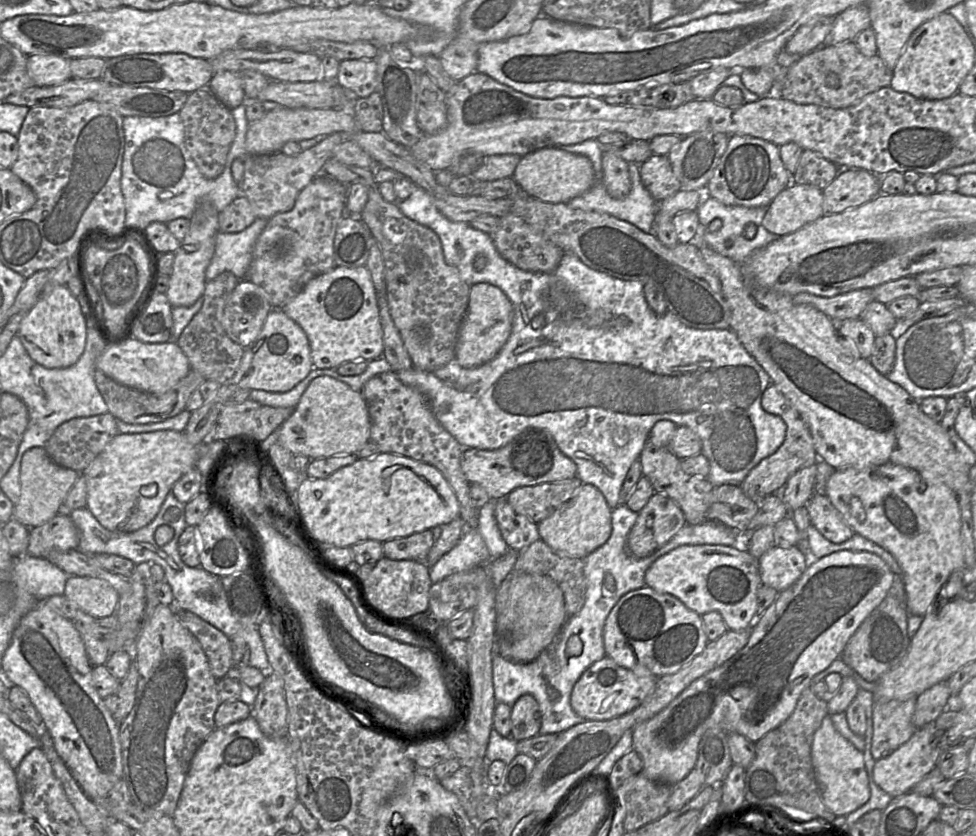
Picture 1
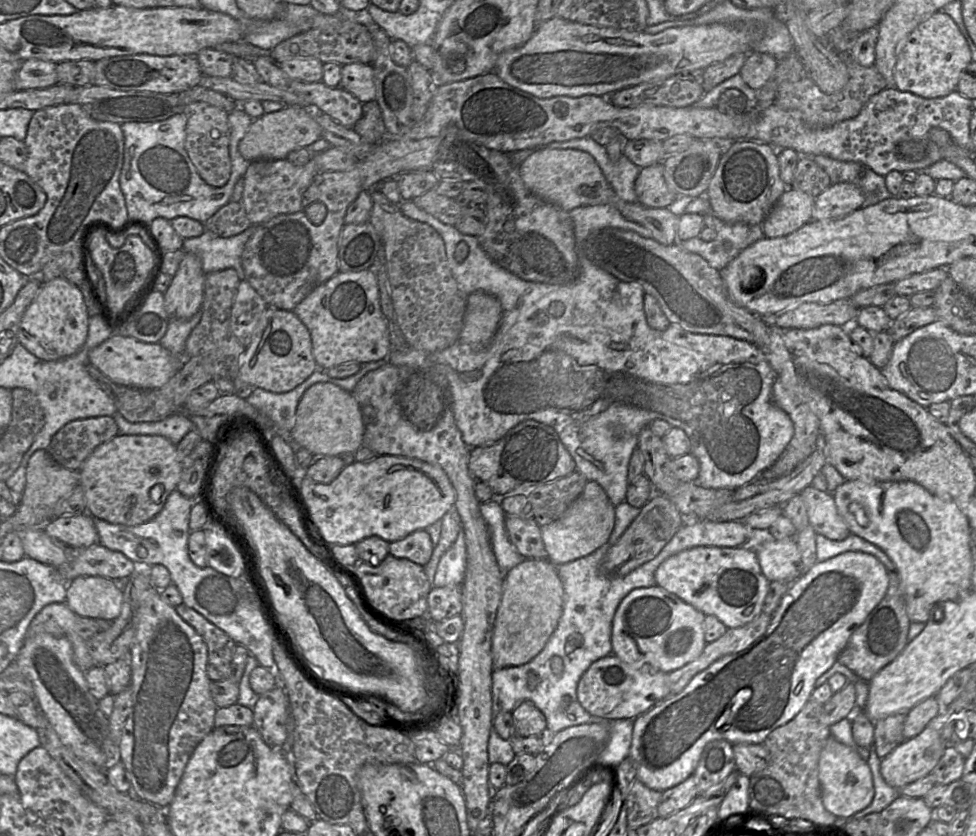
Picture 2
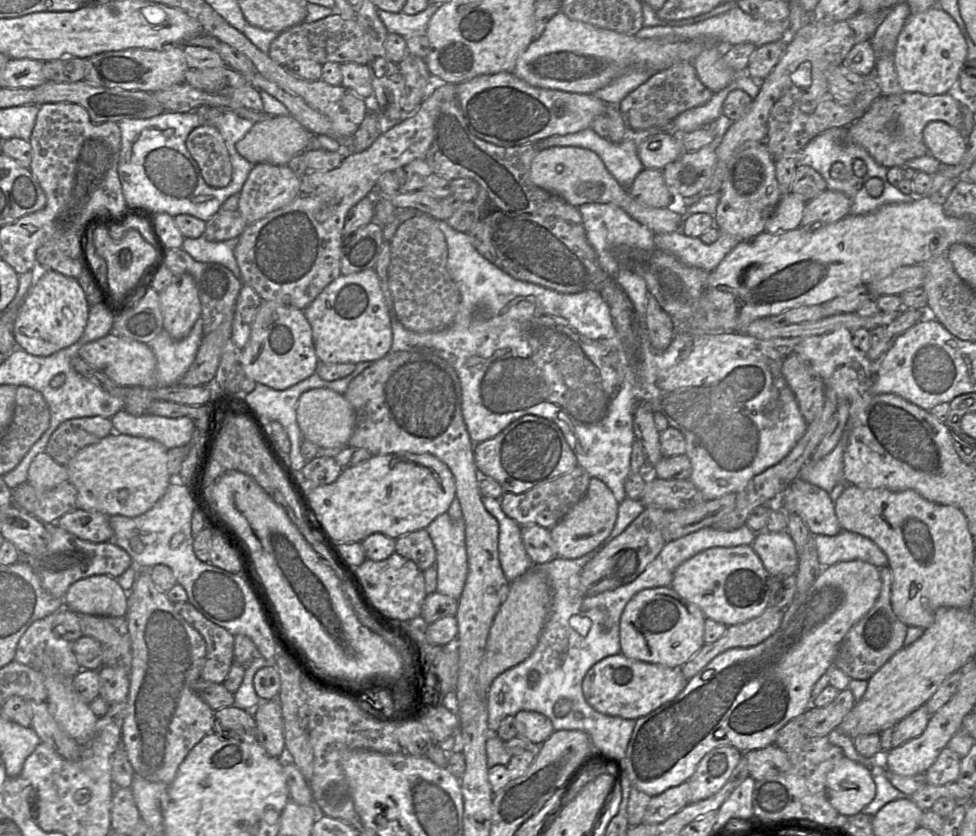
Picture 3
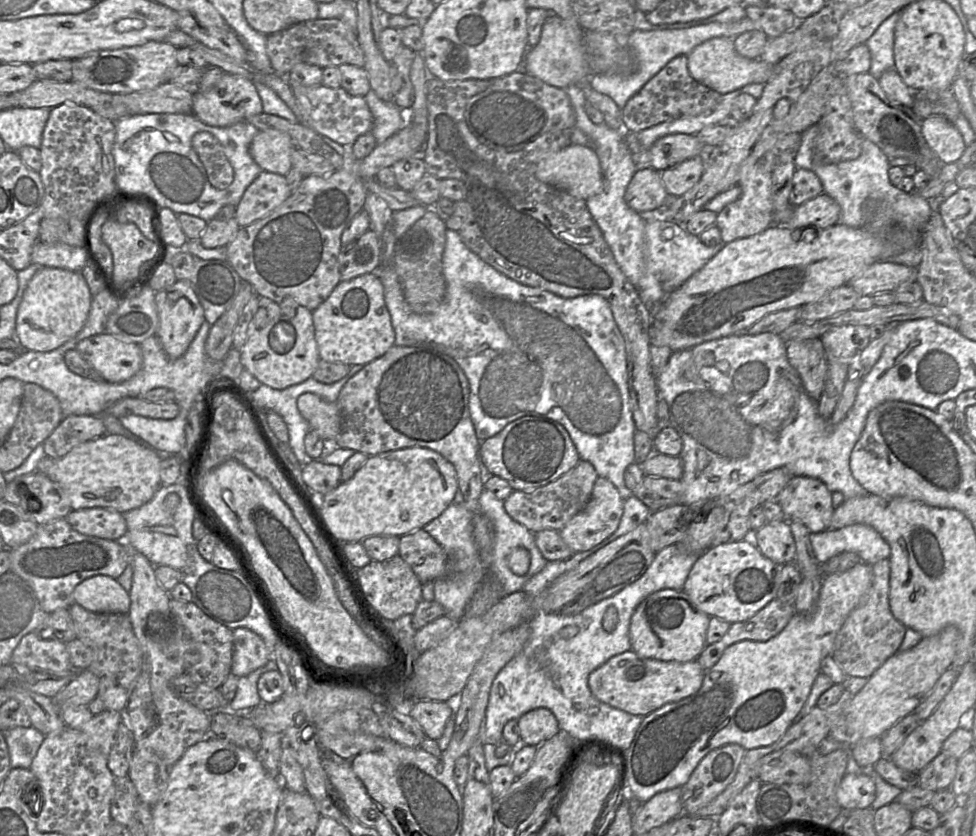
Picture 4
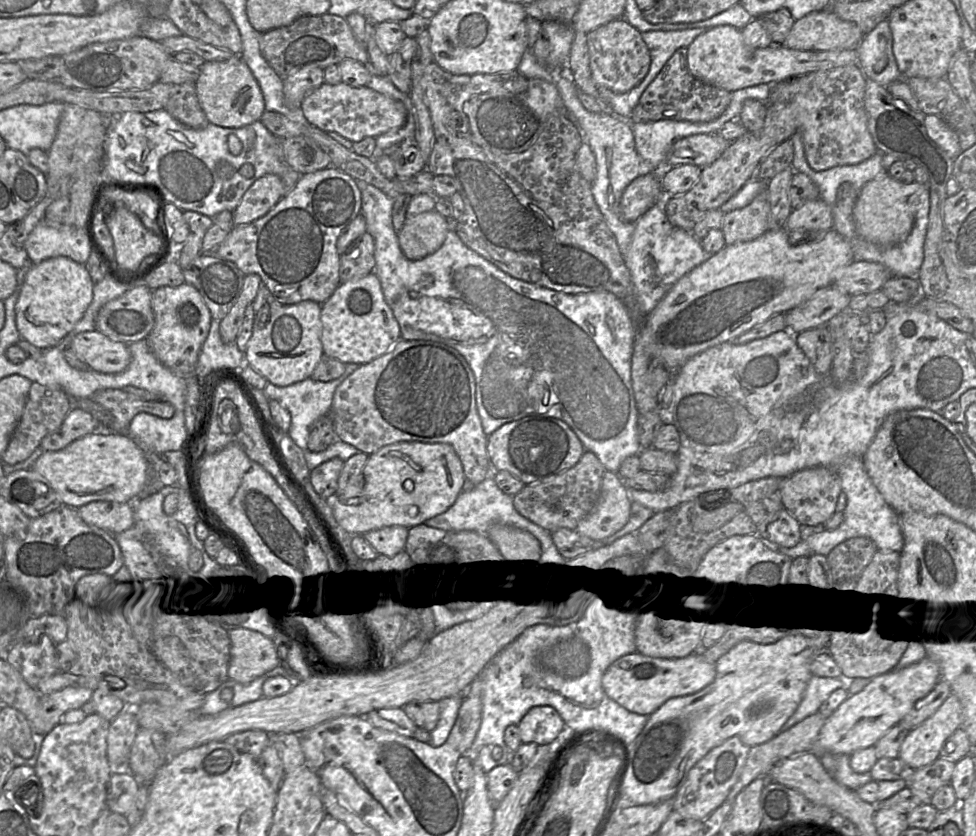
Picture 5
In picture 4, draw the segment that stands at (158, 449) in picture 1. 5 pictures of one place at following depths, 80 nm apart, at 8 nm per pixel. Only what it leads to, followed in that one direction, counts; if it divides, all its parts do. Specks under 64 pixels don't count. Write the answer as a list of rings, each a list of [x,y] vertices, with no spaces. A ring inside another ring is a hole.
[[[105,434],[74,447],[62,458],[42,458],[37,468],[65,490],[72,511],[105,508],[125,513],[150,501],[162,486],[160,463],[157,452],[143,442]]]

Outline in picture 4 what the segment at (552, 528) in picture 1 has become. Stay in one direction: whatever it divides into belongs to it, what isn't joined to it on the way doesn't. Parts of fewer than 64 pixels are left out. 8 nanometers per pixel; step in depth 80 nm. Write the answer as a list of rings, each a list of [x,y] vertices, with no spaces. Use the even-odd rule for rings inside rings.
[[[599,476],[586,506],[559,531],[562,540],[574,553],[590,550],[600,544],[617,529],[623,514],[624,501],[613,483]]]

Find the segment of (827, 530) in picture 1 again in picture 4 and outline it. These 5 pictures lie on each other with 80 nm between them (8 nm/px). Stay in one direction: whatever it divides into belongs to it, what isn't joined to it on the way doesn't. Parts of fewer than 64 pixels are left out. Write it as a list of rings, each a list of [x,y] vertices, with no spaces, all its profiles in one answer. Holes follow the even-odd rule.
[[[794,476],[777,496],[785,520],[805,525],[811,533],[830,528],[834,513],[832,492],[819,479]]]

